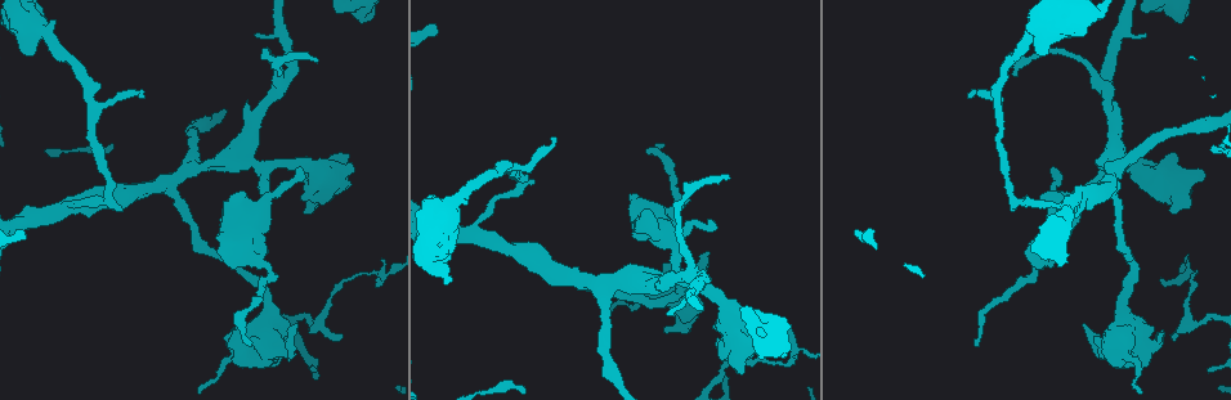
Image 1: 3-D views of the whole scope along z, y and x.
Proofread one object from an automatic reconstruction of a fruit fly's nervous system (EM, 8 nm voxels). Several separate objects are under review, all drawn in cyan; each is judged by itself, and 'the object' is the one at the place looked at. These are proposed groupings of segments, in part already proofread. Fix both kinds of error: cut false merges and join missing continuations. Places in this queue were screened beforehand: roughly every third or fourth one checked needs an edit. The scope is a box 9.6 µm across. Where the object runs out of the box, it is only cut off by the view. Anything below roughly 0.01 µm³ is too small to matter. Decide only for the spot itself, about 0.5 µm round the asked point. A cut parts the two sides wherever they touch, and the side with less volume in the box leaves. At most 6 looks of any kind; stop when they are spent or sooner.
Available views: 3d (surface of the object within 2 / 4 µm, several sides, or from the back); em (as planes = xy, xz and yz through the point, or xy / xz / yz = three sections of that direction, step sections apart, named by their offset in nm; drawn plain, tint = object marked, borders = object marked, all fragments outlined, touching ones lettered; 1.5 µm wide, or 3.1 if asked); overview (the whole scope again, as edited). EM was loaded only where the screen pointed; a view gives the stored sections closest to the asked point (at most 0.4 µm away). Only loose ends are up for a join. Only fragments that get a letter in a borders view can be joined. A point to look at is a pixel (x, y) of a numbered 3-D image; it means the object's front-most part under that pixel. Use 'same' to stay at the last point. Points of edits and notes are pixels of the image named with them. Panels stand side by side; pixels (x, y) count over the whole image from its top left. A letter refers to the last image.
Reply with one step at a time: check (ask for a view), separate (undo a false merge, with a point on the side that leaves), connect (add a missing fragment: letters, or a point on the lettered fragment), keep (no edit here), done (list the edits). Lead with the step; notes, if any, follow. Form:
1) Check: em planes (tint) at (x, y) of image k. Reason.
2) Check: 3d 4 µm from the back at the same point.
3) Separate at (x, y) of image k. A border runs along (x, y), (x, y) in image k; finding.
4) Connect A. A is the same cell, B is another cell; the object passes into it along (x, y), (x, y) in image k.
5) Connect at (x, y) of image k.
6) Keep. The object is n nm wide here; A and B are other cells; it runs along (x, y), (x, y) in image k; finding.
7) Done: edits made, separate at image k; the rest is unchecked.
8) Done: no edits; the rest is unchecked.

Check: em planes (borders) at (352, 165) of image 1.

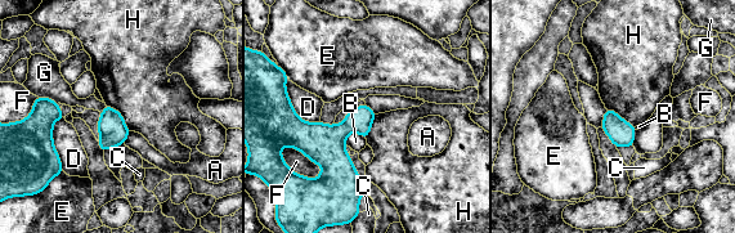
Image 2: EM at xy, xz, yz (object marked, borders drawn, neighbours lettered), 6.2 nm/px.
Keep. A, B, C, D, E, F, G and H are other cells; a border runs along (106, 104), (120, 113), (130, 130) in image 2; no lettered fragment goes on from it.

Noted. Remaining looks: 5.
Check: em planes (borders) at (268, 252) of image 1. Thick end.

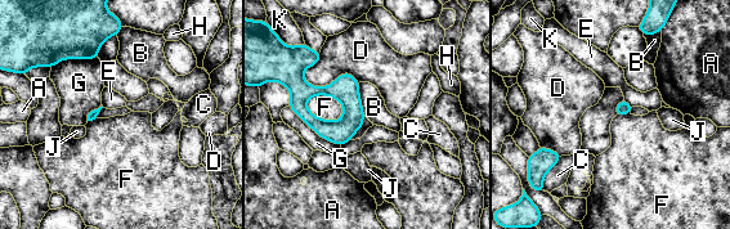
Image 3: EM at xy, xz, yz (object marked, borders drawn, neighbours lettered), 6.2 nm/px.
Keep. The longest contact is with G, 400 nm; A, B, C, D, E, F, G, H, J and K are other cells; it runs along (316, 57), (300, 73), (300, 108), (341, 140) in image 3; none of them fits.

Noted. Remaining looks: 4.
Check: em planes (plain) at (1207, 371) of image 1. Thin end.

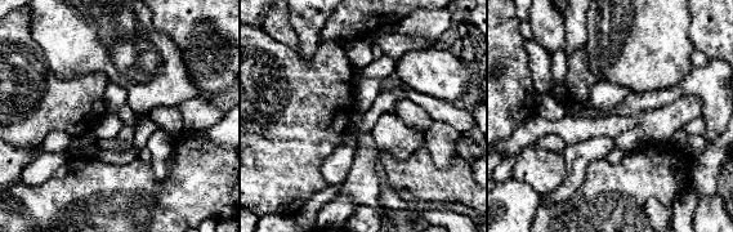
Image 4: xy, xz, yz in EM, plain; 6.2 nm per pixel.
Check: em planes (borders) at the same point. What lies round it.

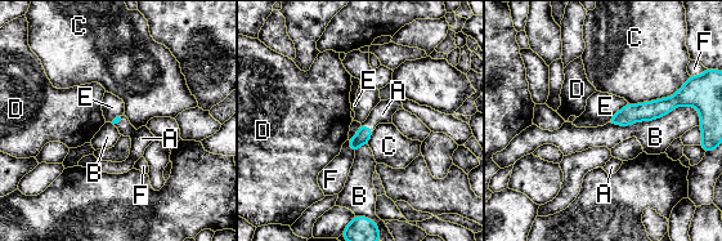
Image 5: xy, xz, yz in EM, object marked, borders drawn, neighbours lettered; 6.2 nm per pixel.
Connect A. A is the same cell, B, C, D, E and F are other cells; the object passes into it along (364, 133), (367, 126), (382, 114) in image 5; the neuron continues.

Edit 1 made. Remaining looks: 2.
Done: edits made, connect at image 5; the rest is unchecked.

